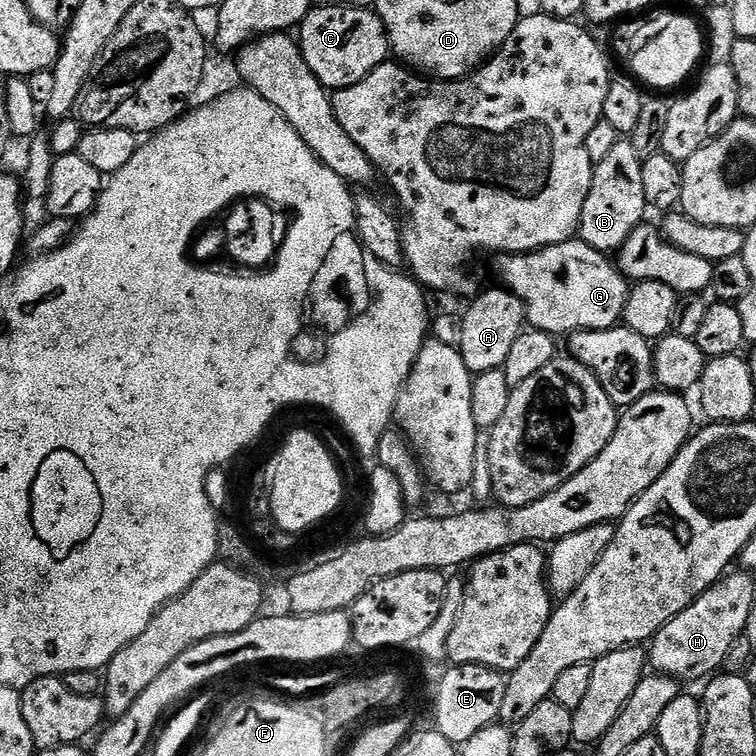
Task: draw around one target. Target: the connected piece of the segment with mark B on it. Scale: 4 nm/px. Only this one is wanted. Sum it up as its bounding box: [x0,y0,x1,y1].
[579,142,646,254]

